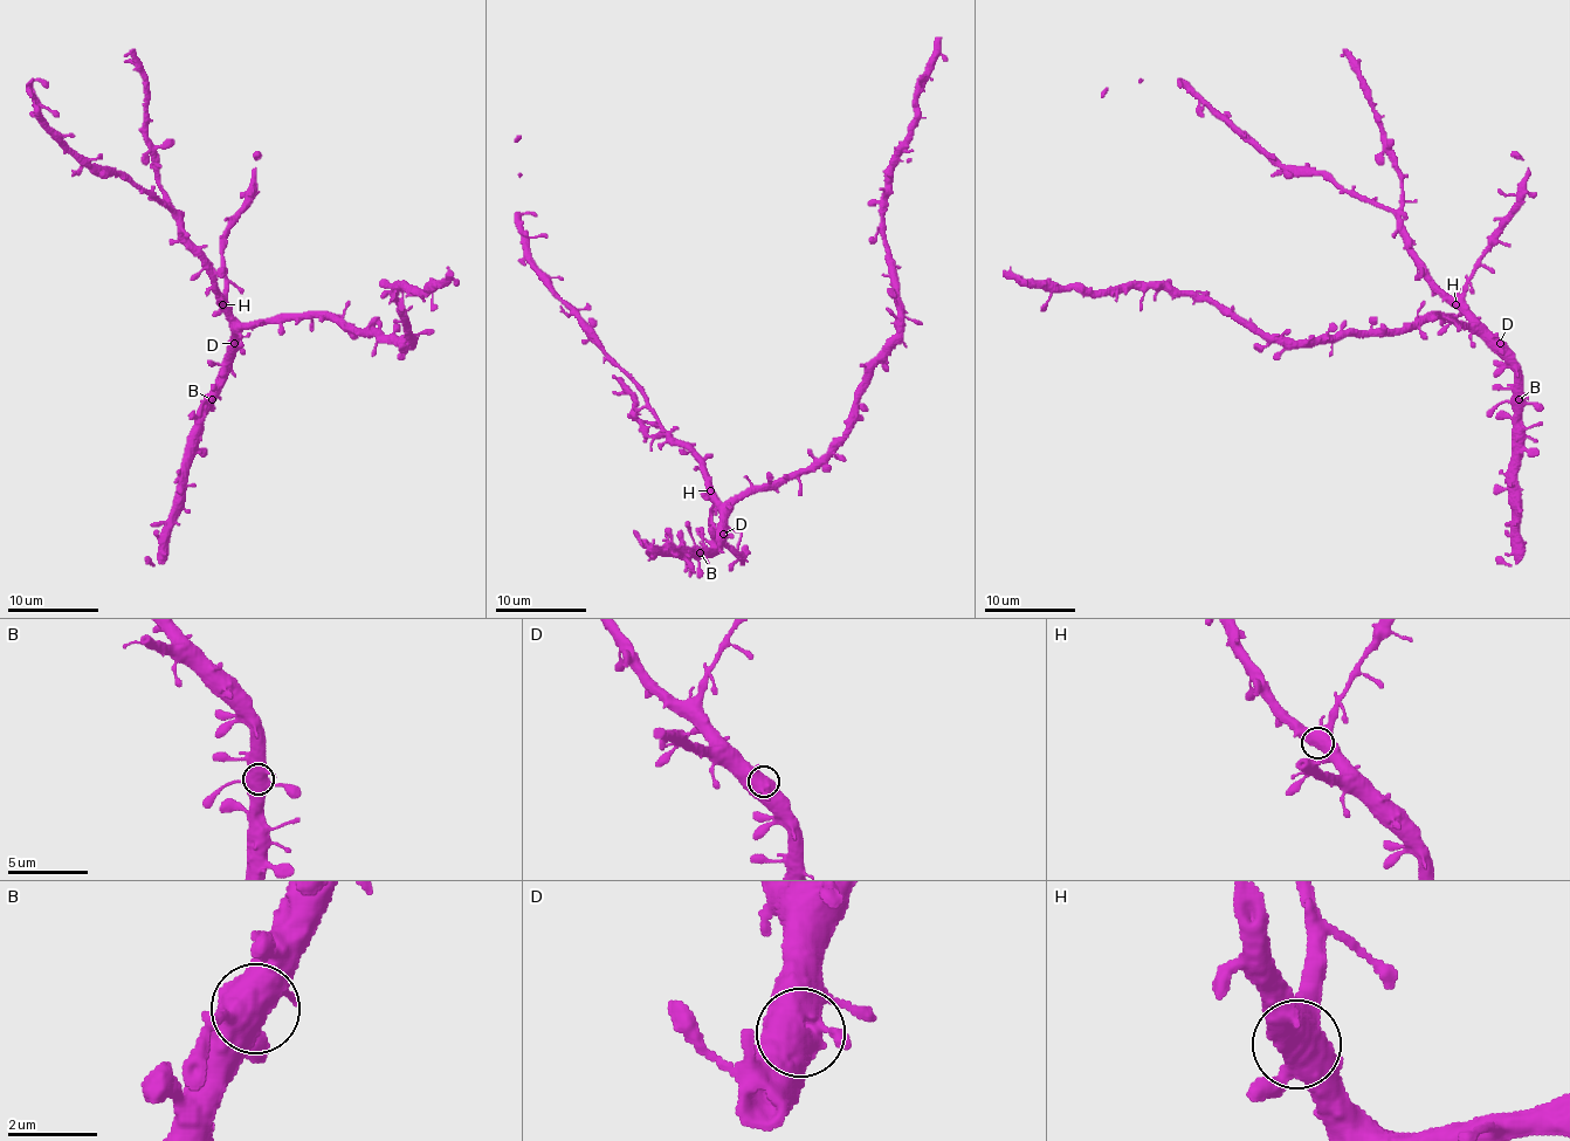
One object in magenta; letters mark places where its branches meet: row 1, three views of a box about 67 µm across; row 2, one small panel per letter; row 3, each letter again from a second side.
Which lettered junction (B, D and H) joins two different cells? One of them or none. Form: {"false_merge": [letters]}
{"false_merge": []}

